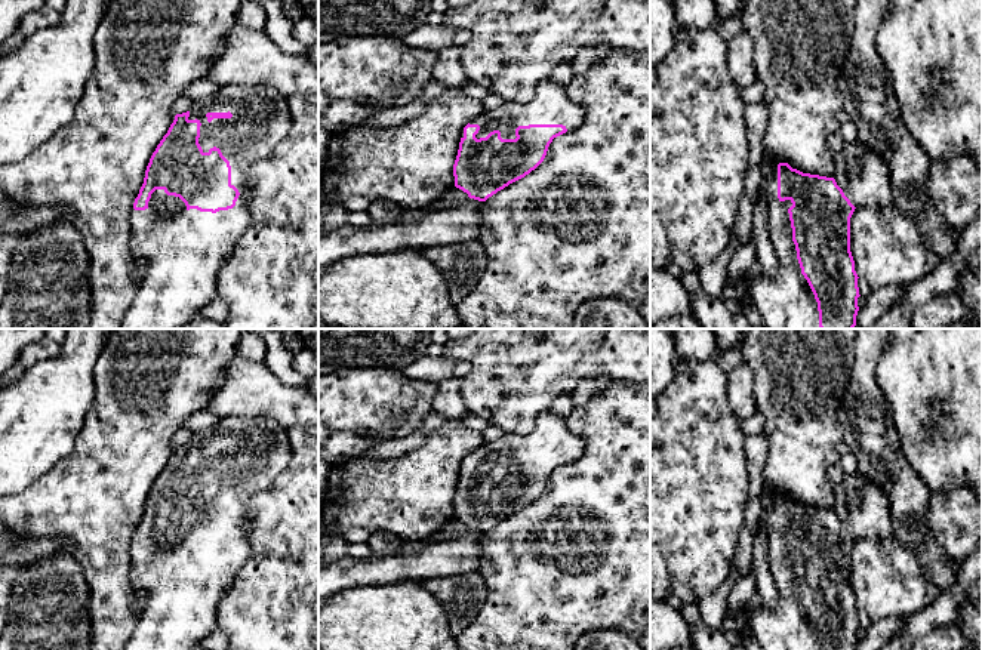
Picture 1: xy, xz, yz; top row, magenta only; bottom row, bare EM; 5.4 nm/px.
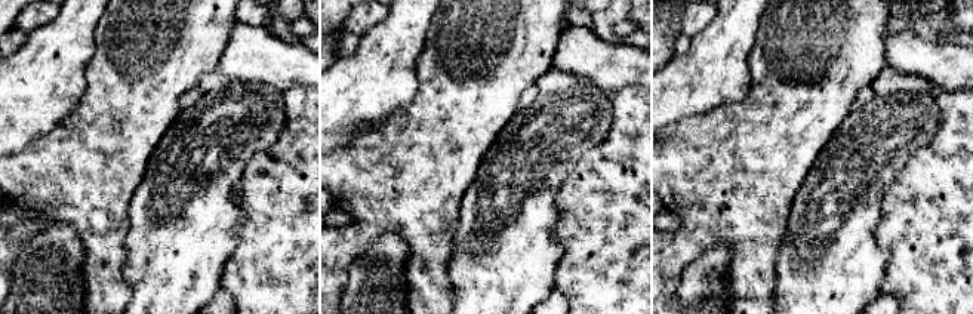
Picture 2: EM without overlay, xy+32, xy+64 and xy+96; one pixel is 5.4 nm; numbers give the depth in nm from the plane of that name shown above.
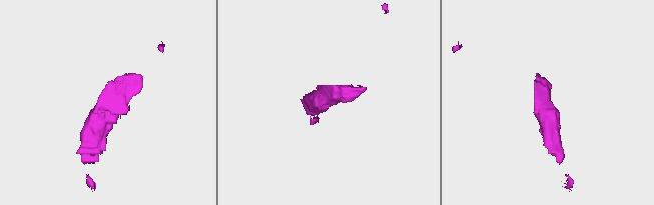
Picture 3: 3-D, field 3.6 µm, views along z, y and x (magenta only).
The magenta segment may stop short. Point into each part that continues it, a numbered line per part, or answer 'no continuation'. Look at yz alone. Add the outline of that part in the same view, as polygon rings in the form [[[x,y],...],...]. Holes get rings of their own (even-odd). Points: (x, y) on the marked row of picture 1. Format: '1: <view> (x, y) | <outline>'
1: yz (787, 301) | [[[766,154],[760,161],[766,181],[767,232],[778,258],[778,274],[769,280],[760,272],[749,289],[751,304],[760,312],[767,329],[821,329],[815,295],[801,274],[792,241],[788,209],[791,200],[778,198],[778,163]]]

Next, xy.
1: xy (178, 253) | [[[227,84],[210,98],[193,99],[188,120],[196,118],[201,123],[198,144],[203,153],[213,147],[221,150],[231,166],[231,185],[240,195],[233,209],[212,213],[188,210],[179,197],[156,190],[145,210],[132,209],[129,250],[133,255],[133,280],[138,290],[120,329],[184,329],[216,296],[218,272],[249,225],[247,173],[256,161],[271,155],[292,124],[287,96],[261,84]],[[228,111],[231,118],[207,121],[207,113]]]

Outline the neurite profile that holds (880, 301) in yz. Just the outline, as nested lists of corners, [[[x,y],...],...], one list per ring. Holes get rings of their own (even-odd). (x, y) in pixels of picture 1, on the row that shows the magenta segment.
[[[892,284],[872,290],[866,304],[858,311],[856,326],[871,329],[878,318],[902,299],[906,289],[908,286]]]

